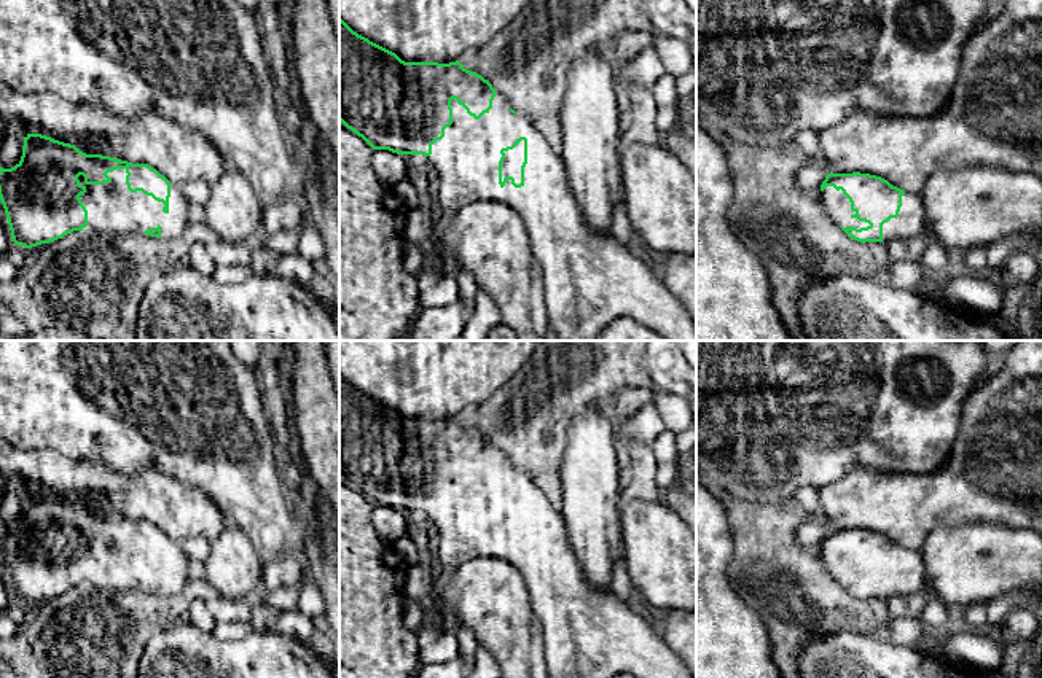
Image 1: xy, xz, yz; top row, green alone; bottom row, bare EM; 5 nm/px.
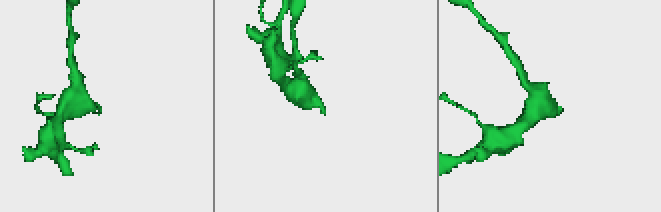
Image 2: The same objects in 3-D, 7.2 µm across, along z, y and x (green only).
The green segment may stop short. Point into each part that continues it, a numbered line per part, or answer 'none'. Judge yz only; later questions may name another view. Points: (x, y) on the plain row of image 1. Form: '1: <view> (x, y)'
1: yz (837, 561)

